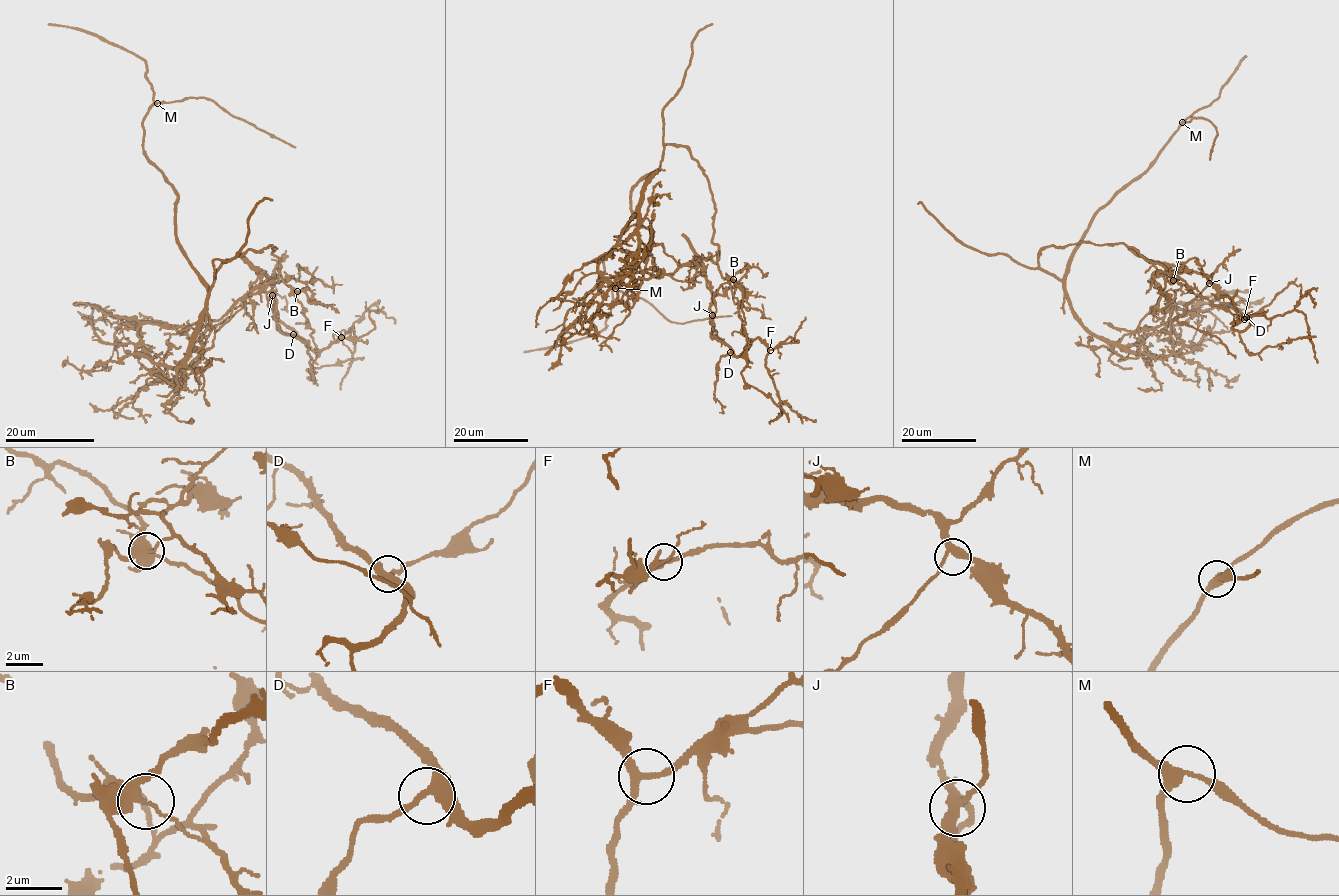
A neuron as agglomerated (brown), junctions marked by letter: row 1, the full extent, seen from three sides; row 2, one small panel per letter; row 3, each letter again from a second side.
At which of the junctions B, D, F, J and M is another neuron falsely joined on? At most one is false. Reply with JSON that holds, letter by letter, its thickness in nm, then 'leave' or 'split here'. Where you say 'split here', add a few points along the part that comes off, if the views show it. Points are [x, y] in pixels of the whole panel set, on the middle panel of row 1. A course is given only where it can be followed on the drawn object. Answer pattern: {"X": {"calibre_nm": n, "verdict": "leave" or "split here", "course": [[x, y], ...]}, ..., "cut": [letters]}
{"B": {"calibre_nm": 320, "verdict": "split here", "course": [[733, 279], [740, 284], [714, 296], [697, 259], [666, 275], [603, 278], [568, 311], [559, 359], [548, 370]]}, "D": {"calibre_nm": 340, "verdict": "leave"}, "F": {"calibre_nm": 240, "verdict": "leave"}, "J": {"calibre_nm": 320, "verdict": "leave"}, "M": {"calibre_nm": 320, "verdict": "leave"}, "cut": ["B"]}

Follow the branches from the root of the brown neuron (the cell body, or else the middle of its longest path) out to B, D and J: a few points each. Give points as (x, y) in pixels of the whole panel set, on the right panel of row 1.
B: (1095, 335), (1118, 343), (1137, 330), (1161, 294), (1152, 276), (1155, 263), (1168, 270), (1173, 280)
D: (1095, 335), (1118, 343), (1137, 330), (1161, 294), (1153, 278), (1171, 266), (1204, 274), (1246, 317)
J: (1095, 335), (1118, 343), (1137, 330), (1161, 294), (1153, 278), (1171, 266), (1202, 273), (1209, 283)

